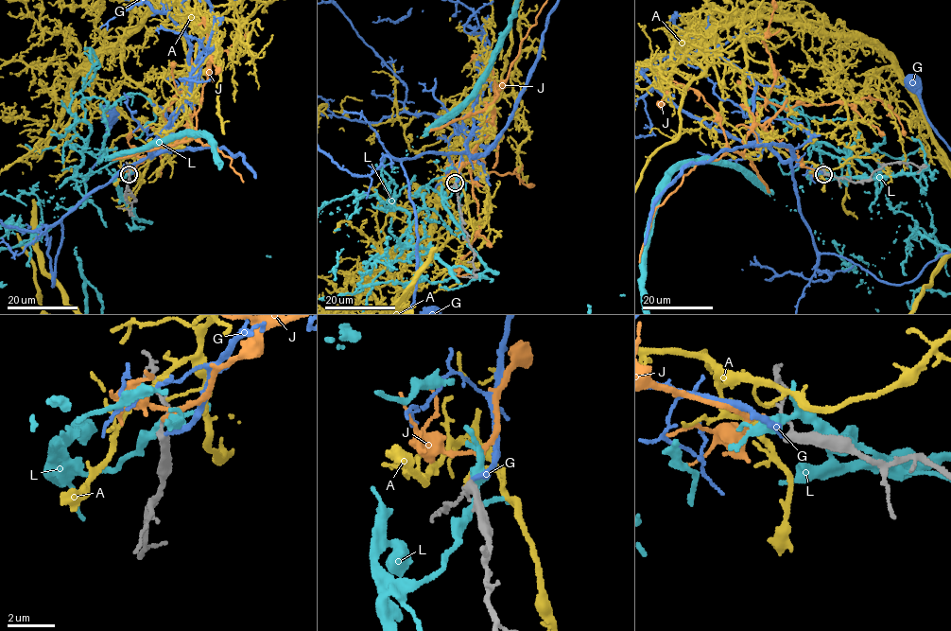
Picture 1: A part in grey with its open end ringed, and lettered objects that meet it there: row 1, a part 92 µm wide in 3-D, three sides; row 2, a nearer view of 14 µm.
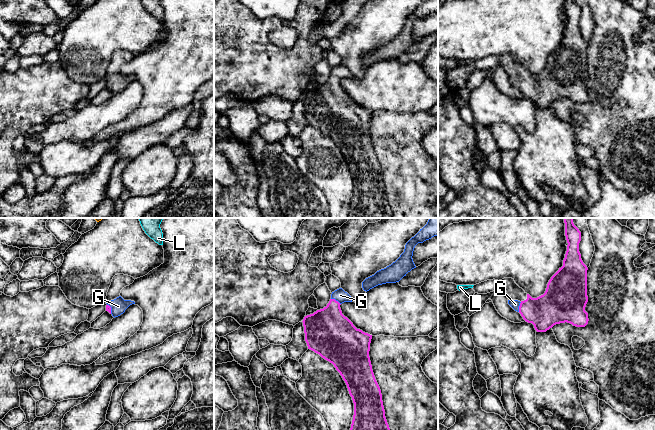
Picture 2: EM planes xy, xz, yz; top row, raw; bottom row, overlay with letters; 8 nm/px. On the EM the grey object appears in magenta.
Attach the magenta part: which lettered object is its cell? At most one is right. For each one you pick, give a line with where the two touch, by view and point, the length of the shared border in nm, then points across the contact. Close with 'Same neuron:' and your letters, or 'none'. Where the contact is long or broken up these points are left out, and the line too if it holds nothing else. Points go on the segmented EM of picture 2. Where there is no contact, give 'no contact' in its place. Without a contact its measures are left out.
G: meets magenta in xz at (335, 300); contact 90 nm long; runs through xz (327, 330), (335, 300), (340, 295)
Same neuron: G

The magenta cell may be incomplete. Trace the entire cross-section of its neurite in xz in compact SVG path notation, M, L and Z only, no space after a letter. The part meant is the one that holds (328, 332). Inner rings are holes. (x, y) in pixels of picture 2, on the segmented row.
M339 288L332 292L326 307L305 316L302 321L305 341L308 349L332 363L345 381L354 403L350 430L390 430L385 417L381 390L375 379L369 357L372 335L357 329L342 314L340 305L344 302L352 302L352 298Z

